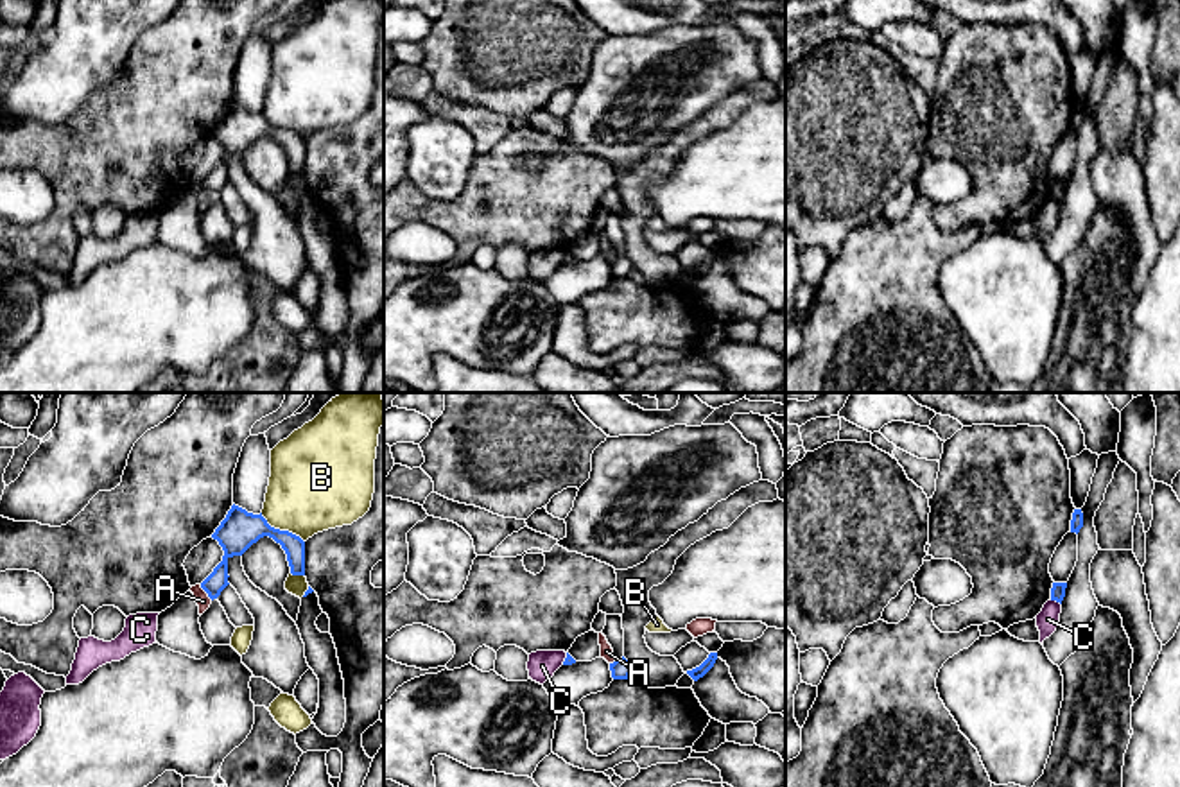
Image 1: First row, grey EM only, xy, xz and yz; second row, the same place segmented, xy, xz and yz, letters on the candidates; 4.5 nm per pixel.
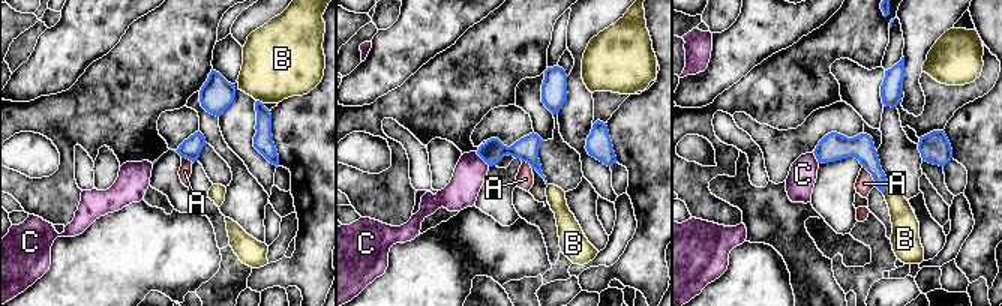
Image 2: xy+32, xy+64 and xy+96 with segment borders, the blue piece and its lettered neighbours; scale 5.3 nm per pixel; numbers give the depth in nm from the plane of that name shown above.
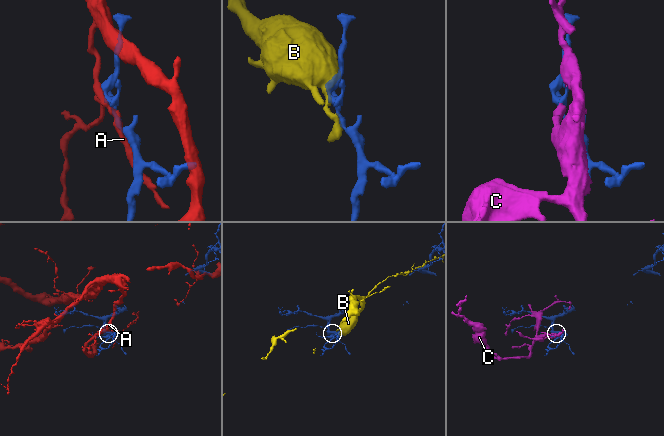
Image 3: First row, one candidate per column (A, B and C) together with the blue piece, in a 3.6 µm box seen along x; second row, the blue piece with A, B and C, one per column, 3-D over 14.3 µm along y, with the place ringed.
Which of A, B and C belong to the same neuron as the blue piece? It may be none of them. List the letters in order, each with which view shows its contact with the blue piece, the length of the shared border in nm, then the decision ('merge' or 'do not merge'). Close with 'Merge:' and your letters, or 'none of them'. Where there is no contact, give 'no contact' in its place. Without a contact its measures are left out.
A: meets blue in xy; contact 90 nm long; do not merge
B: meets blue in xy; contact 240 nm long; do not merge
C: meets blue in yz; contact 60 nm long; do not merge
Merge: none of them

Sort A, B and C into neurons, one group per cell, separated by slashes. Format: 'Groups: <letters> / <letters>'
Groups: A / B / C

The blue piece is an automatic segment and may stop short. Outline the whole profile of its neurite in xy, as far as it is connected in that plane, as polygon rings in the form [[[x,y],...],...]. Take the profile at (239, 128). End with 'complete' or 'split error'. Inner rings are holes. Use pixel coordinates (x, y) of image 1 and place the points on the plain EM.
[[[233,102],[226,117],[212,133],[212,136],[217,138],[224,149],[222,160],[201,181],[201,186],[212,199],[217,197],[221,190],[230,183],[228,158],[233,154],[242,154],[264,134],[269,134],[282,143],[287,152],[292,174],[305,174],[305,140],[289,129],[271,125],[262,111],[253,113]]] | complete

